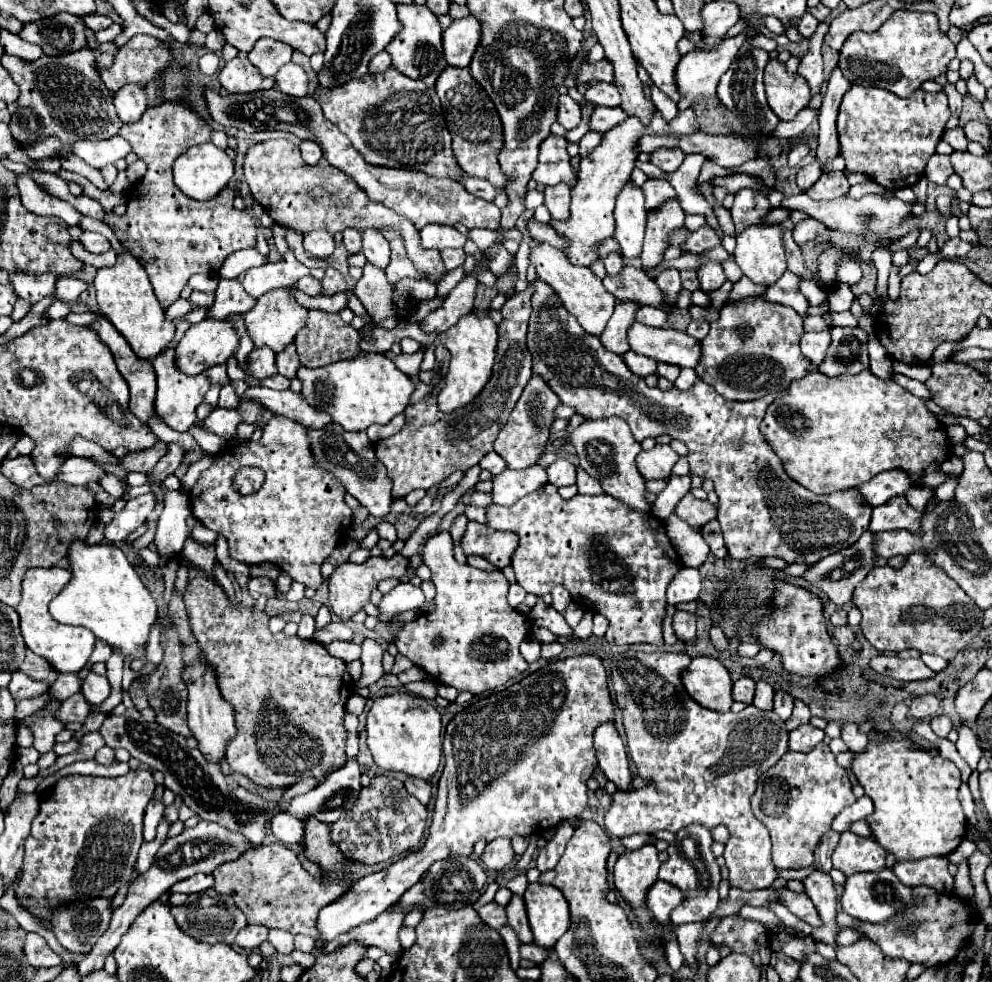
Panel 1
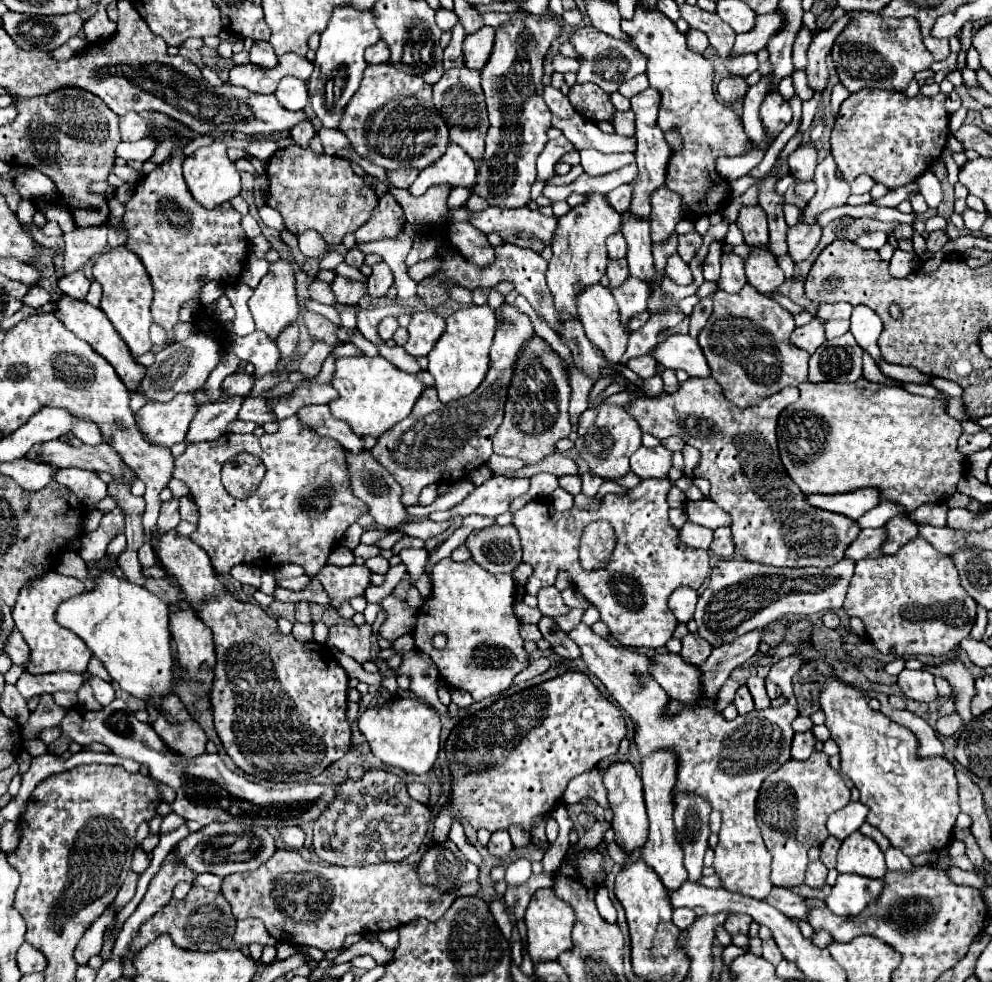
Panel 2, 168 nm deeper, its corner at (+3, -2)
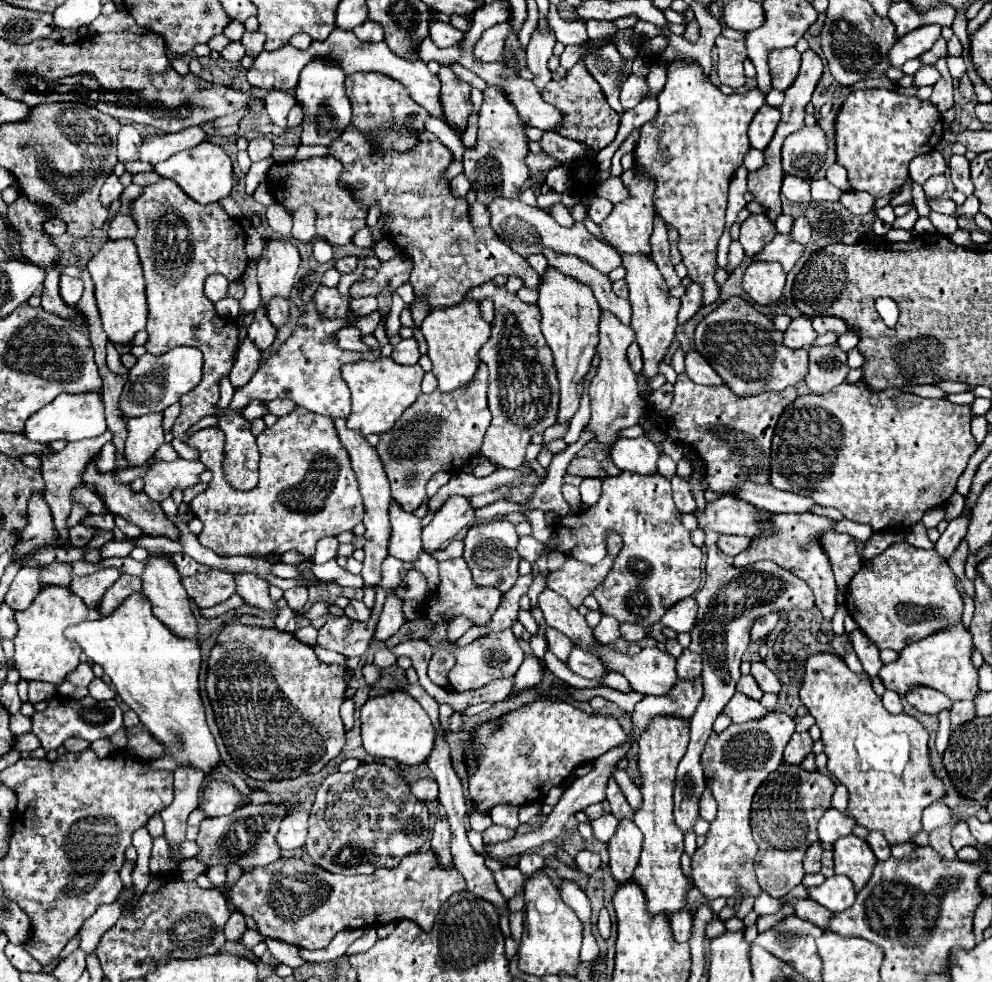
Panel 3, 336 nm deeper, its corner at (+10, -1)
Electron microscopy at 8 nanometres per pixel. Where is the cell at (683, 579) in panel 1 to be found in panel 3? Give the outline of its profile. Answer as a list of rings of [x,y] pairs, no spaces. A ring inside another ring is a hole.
[[[686,597],[684,601],[678,601],[668,613],[662,617],[662,625],[674,629],[676,633],[690,631],[696,625],[698,615],[698,603],[694,597]]]

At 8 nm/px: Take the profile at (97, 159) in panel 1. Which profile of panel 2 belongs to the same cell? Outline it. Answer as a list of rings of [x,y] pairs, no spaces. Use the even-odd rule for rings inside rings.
[[[143,138],[143,140],[137,140],[137,142],[121,142],[115,150],[115,156],[125,158],[125,160],[145,162],[145,160],[151,158],[155,148],[157,148],[157,144],[151,142],[149,138]]]

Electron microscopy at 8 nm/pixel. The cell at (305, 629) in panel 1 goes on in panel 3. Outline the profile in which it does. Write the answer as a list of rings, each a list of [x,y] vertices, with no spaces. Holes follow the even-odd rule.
[[[292,587],[284,593],[284,599],[288,601],[288,605],[294,609],[294,611],[302,611],[306,601],[308,601],[308,589],[304,587]]]

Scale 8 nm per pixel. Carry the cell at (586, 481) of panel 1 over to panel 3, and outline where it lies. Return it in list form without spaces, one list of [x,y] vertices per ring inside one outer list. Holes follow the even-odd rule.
[[[596,479],[582,481],[580,493],[582,493],[582,503],[584,503],[586,507],[592,507],[592,505],[600,499],[600,493],[602,493],[602,481],[596,481]]]

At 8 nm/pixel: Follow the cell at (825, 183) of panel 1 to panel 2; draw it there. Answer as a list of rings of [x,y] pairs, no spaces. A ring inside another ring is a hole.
[[[799,182],[795,184],[795,194],[801,196],[805,202],[809,202],[815,196],[815,182]]]

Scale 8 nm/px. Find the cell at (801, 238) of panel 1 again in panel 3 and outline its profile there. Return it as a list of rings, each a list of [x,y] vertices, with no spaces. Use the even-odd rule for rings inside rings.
[[[778,233],[770,243],[764,245],[764,249],[758,255],[754,255],[754,261],[778,261],[788,273],[796,265],[796,261],[802,257],[802,253],[804,253],[802,245],[794,243],[790,235]]]

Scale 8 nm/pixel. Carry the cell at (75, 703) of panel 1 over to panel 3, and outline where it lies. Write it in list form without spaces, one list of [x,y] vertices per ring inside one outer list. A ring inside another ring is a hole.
[[[28,681],[28,699],[32,703],[48,699],[48,695],[52,695],[54,691],[56,691],[56,685],[48,685],[42,681]]]

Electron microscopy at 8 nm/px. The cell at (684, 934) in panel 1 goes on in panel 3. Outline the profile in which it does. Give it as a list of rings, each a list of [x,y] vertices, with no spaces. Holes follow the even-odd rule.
[[[790,899],[788,903],[794,905],[796,915],[802,917],[804,921],[818,925],[820,929],[828,929],[828,919],[832,917],[832,911],[824,909],[822,905],[816,905],[816,901],[808,901],[808,899]]]

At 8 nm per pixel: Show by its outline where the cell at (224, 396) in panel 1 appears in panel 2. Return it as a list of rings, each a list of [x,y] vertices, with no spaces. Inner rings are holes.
[[[239,370],[237,374],[231,374],[223,380],[223,390],[221,392],[225,396],[235,396],[235,394],[247,396],[251,392],[253,384],[255,384],[255,380],[251,378],[251,374],[247,374],[245,370]]]

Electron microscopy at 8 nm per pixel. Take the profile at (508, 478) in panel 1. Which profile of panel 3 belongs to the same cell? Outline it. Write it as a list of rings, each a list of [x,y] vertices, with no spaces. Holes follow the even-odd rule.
[[[450,497],[442,509],[436,513],[430,525],[422,531],[422,547],[428,555],[442,549],[444,543],[458,535],[460,529],[468,527],[468,523],[474,523],[474,509],[468,503],[466,497]]]

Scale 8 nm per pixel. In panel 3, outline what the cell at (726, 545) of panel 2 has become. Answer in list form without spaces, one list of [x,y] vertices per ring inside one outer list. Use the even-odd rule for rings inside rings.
[[[722,535],[718,541],[718,549],[726,557],[736,557],[738,553],[746,551],[750,547],[750,537],[738,537],[738,535]]]

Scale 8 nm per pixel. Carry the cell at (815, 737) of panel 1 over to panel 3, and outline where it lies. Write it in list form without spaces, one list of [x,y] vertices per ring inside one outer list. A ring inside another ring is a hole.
[[[808,731],[804,733],[794,733],[792,735],[792,741],[786,745],[786,751],[784,751],[784,763],[788,765],[800,765],[806,755],[812,753],[812,737]]]

